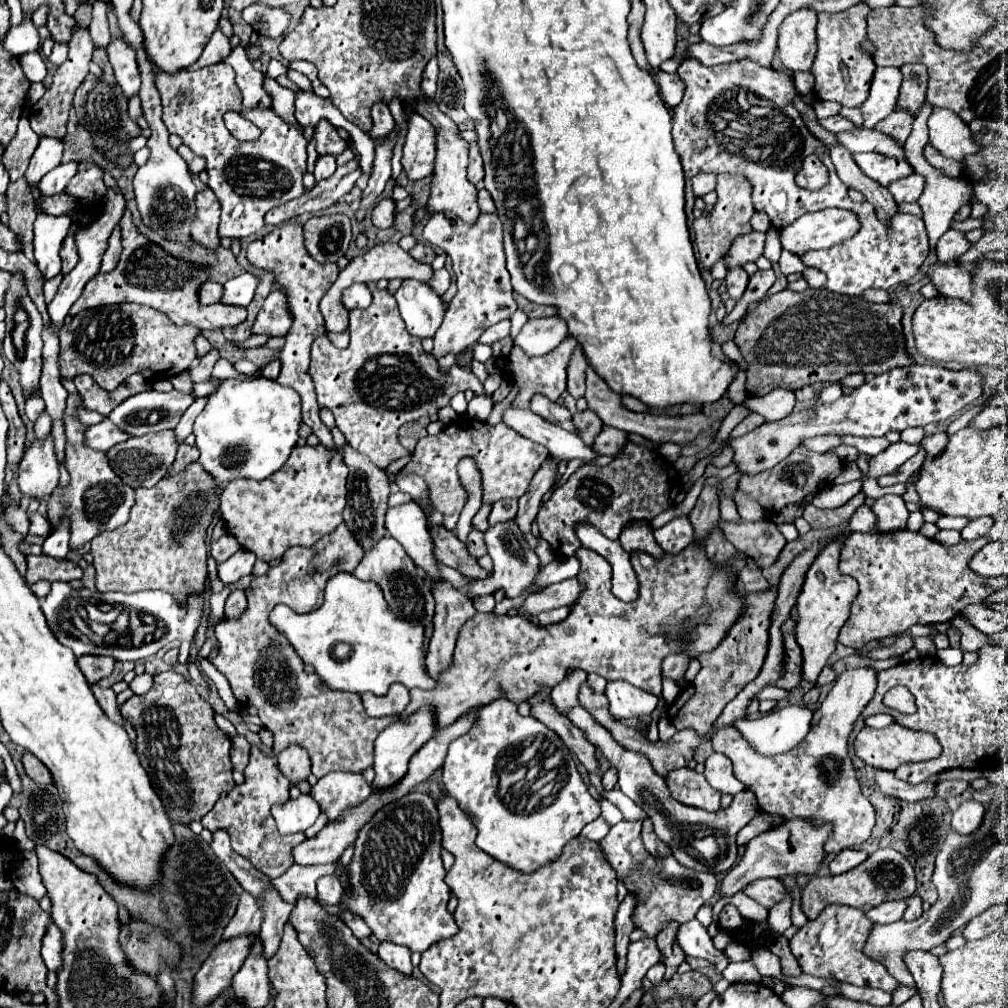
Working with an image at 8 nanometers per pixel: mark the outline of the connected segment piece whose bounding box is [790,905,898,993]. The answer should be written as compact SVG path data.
M828 905L824 909L824 917L818 917L816 921L808 921L802 929L798 929L798 933L790 939L790 949L792 955L798 959L802 971L808 975L838 979L858 987L876 987L892 993L898 987L898 981L886 971L882 963L872 961L862 953L870 929L872 923L868 921L862 909Z

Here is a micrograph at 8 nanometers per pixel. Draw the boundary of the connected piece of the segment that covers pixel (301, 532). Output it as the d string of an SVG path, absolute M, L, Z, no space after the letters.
M322 445L318 447L294 447L292 455L284 469L274 473L266 481L238 479L224 485L224 521L230 535L238 539L238 543L252 551L262 561L280 559L288 547L302 545L312 547L320 537L332 533L342 523L342 509L346 505L346 477L348 467L344 465L340 451L328 451Z

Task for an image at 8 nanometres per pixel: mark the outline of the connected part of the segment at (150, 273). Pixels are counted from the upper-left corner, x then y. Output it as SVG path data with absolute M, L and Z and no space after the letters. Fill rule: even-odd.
M126 209L122 217L122 245L124 251L120 255L120 263L110 273L98 273L86 283L80 299L72 305L70 317L84 309L114 305L114 303L140 303L154 307L166 313L178 327L194 325L198 329L220 329L220 327L236 327L246 321L244 307L226 307L226 305L200 305L198 303L198 287L208 279L210 269L198 269L184 261L176 261L162 247L152 245L132 223L132 215Z

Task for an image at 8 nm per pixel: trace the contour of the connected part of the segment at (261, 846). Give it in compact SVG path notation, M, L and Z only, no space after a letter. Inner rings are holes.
M250 745L250 775L246 773L246 781L242 785L236 785L224 799L214 805L208 815L202 817L202 825L212 833L214 829L226 829L230 835L230 845L238 855L246 857L266 877L280 877L294 863L292 847L306 839L304 833L282 835L276 829L274 817L270 813L270 807L274 803L284 803L288 799L288 789L290 781L280 773L276 759L262 753L260 747Z

